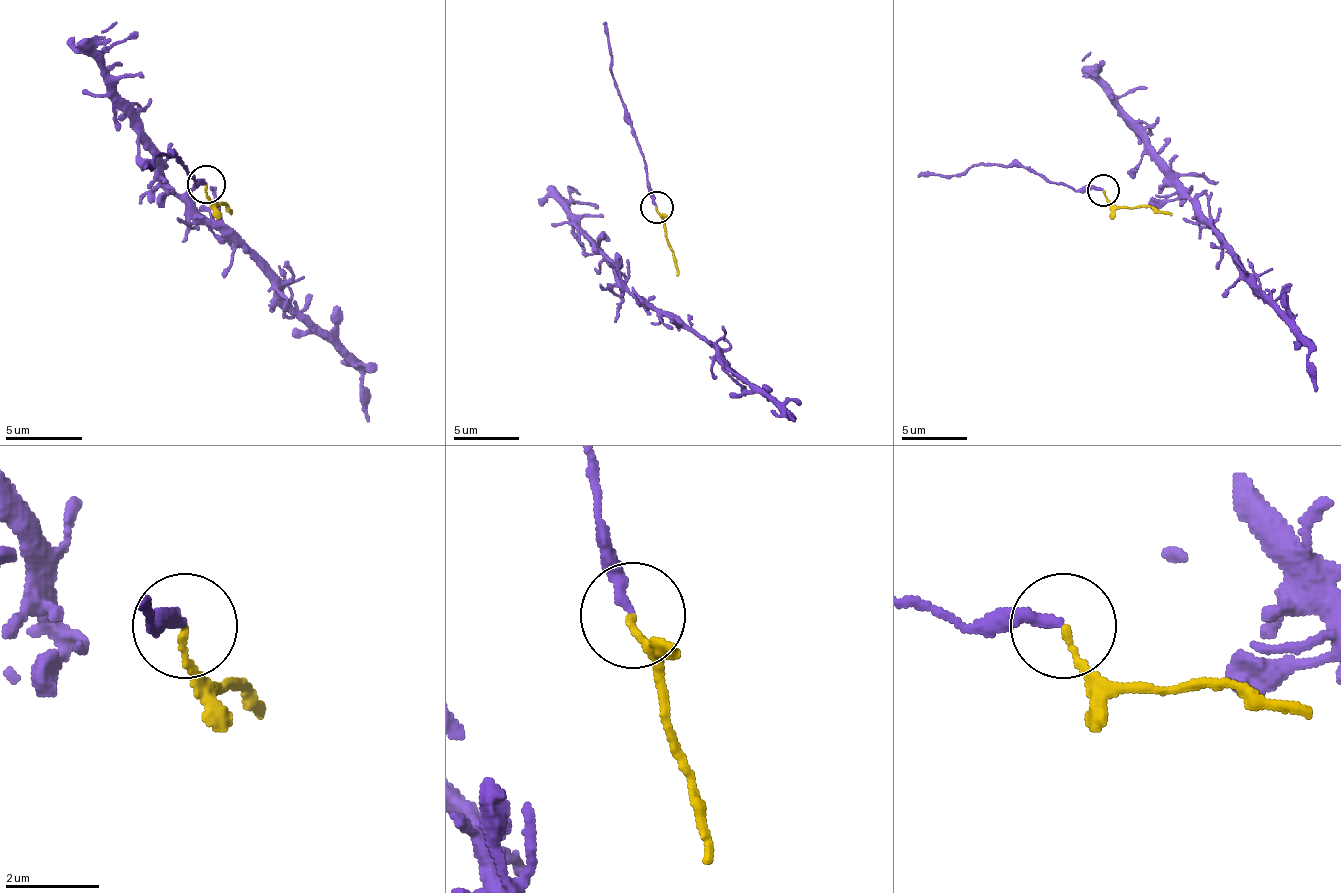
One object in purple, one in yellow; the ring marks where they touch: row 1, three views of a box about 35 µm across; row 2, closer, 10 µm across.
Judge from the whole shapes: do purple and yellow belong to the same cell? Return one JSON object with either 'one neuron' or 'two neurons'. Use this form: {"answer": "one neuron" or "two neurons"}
{"answer": "one neuron"}

